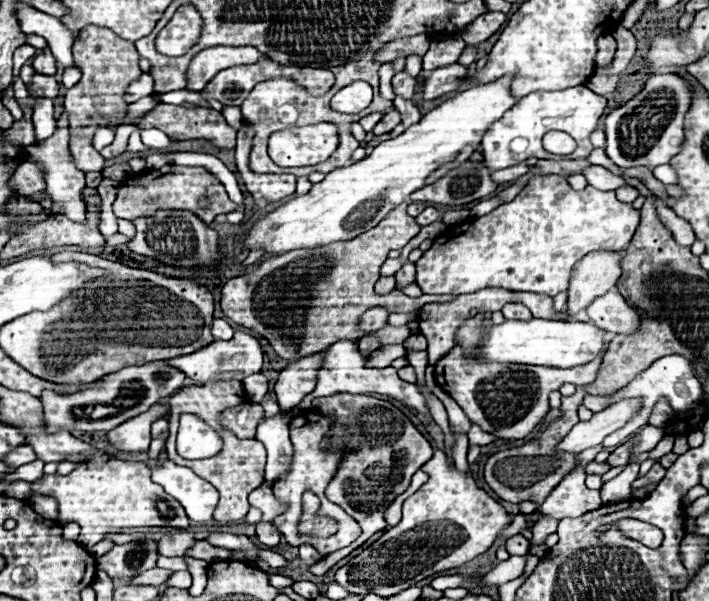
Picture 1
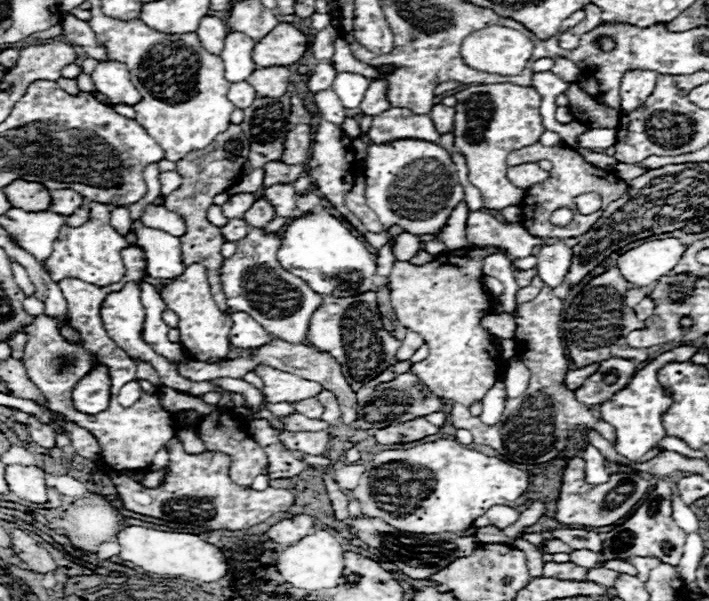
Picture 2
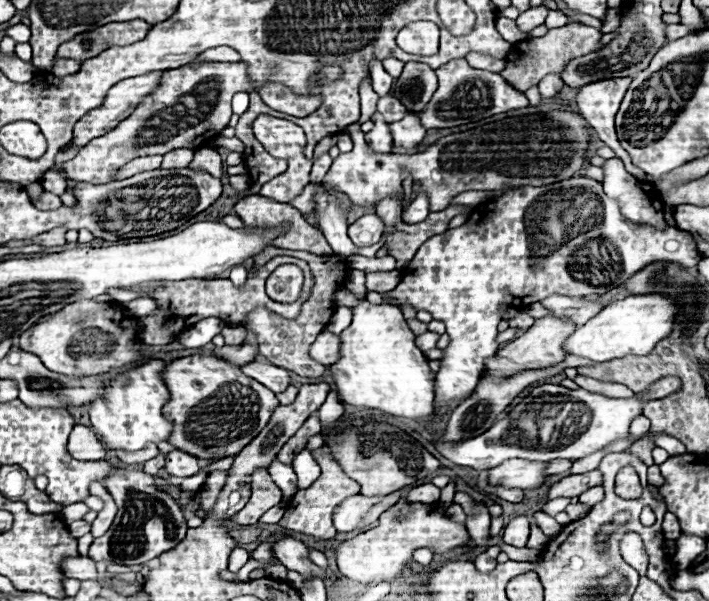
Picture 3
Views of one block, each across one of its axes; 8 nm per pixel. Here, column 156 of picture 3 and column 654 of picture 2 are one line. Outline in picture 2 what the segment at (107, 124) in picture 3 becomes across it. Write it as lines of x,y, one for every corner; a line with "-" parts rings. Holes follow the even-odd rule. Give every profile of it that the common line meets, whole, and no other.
628,70
620,84
620,108
628,112
644,104
644,98
648,98
656,86
656,76
654,70

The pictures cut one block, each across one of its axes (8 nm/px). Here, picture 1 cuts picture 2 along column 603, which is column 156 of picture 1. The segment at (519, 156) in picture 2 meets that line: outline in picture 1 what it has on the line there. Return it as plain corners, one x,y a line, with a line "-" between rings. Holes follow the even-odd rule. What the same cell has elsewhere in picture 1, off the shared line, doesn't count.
168,164
168,166
162,166
158,170
146,170
142,174
142,182
136,182
136,184
120,182
116,202
114,202
116,218
124,218
124,220
134,222
136,218
152,216
158,208
188,210
188,212
196,214
206,224
210,224
218,214
228,214
228,212
236,210
236,206
230,202
226,190
224,190
224,186
214,176
210,176
210,172
202,166
174,166
174,164
-
202,196
208,196
210,202
212,202
208,210
198,208
198,200

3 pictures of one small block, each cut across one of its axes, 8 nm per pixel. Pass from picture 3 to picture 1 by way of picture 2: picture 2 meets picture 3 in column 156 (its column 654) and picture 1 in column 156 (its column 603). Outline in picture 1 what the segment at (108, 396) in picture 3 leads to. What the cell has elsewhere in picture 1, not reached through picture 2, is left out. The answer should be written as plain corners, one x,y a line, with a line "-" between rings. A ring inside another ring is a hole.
156,404
148,412
130,418
128,422
116,426
114,430
108,432
108,442
114,444
120,452
146,452
150,446
150,426
158,418
164,418
168,414
166,404

